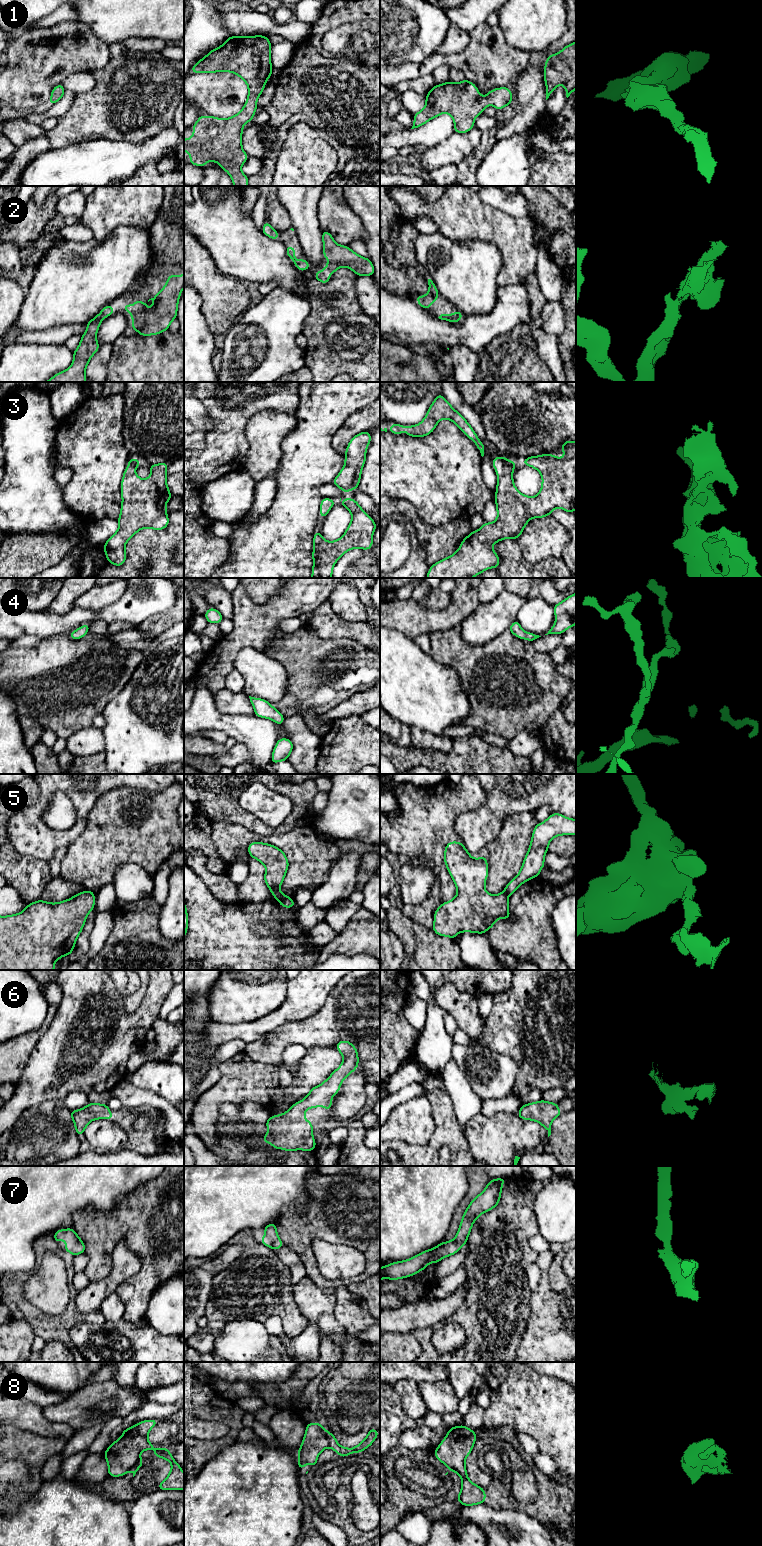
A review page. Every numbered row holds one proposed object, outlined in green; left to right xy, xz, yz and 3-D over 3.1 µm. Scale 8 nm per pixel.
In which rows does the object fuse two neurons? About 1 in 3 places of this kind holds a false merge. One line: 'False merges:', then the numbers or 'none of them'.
False merges: 5, 8

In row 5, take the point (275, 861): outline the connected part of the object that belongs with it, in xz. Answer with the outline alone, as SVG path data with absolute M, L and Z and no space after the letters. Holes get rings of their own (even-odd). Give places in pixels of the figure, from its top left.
M258 841L248 845L248 853L265 866L264 881L274 898L277 901L287 898L287 895L279 891L289 866L285 853L274 845Z

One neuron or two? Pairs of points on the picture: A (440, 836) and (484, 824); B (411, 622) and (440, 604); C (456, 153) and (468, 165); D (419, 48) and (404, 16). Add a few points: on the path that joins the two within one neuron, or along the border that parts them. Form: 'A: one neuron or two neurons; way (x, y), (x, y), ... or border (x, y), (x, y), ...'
A: two neurons; border (467, 811), (455, 820), (455, 832), (460, 841)
B: two neurons; border (451, 594), (451, 600), (444, 608), (425, 608)
C: two neurons; border (480, 143), (456, 165)
D: one neuron; way (413, 40), (404, 24)

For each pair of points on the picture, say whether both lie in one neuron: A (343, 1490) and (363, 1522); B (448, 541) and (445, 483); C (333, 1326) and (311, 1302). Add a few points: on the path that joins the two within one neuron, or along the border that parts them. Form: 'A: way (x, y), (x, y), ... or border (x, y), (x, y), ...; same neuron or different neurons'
A: border (352, 1480), (349, 1516), (357, 1527); different neurons
B: border (459, 518), (437, 526), (424, 522); different neurons
C: way (327, 1321), (317, 1308); same neuron

